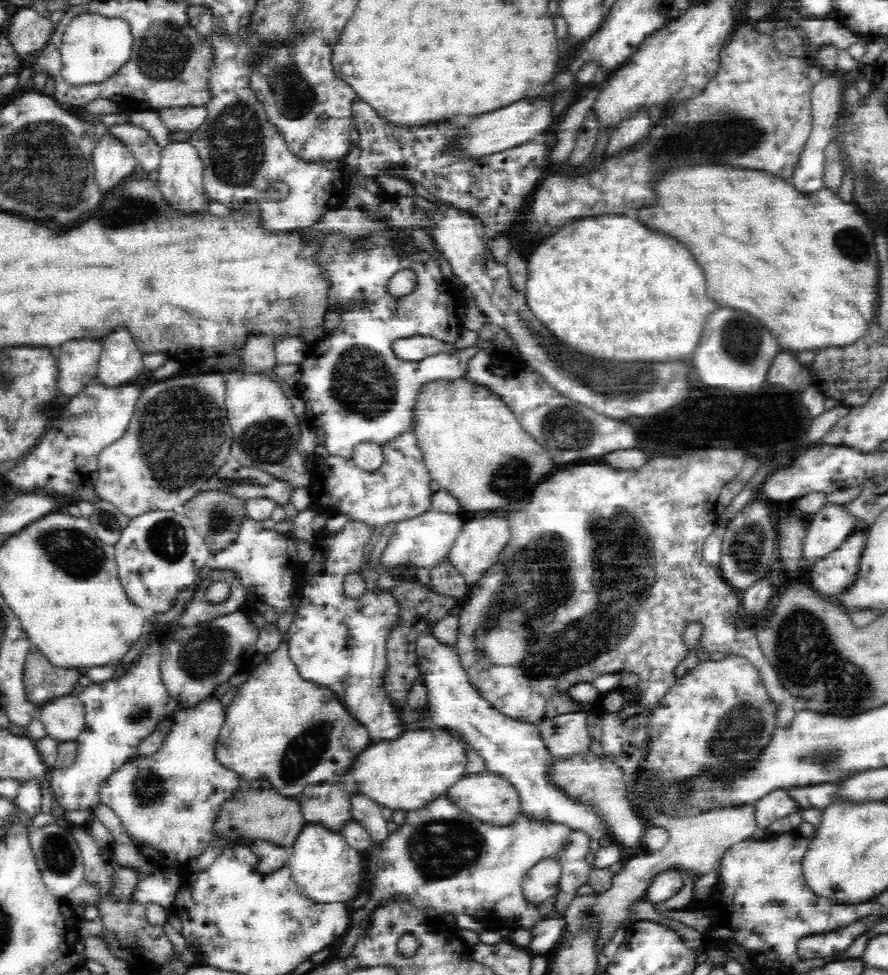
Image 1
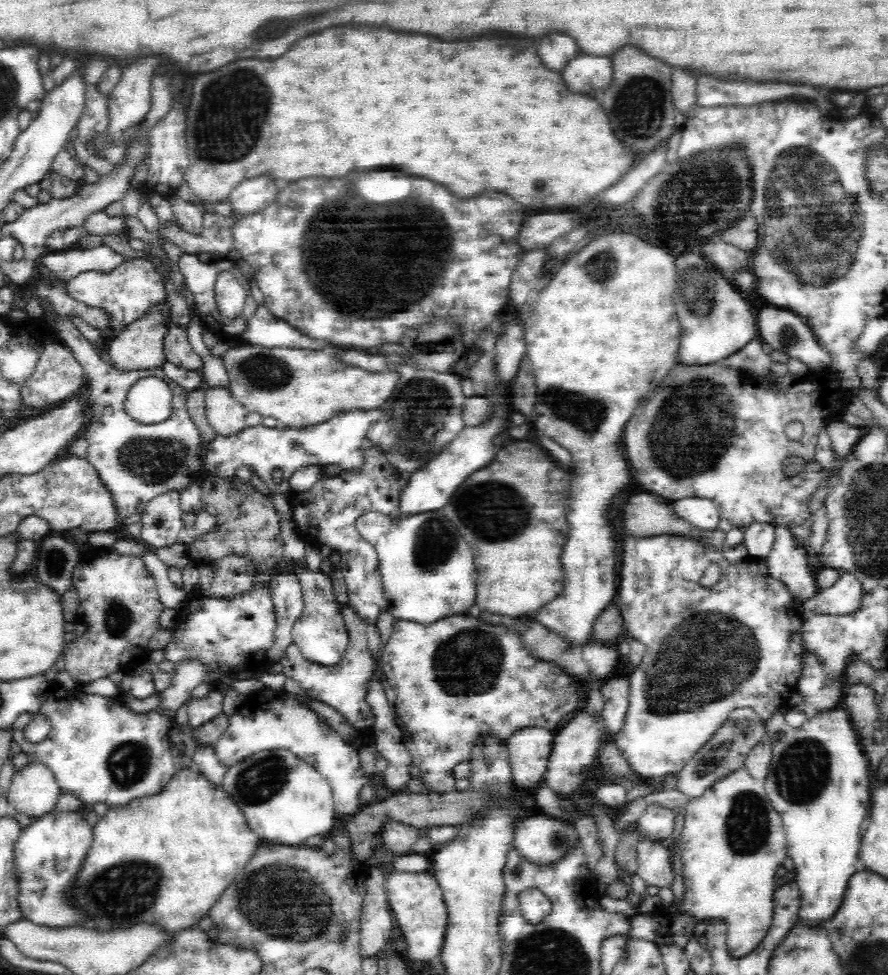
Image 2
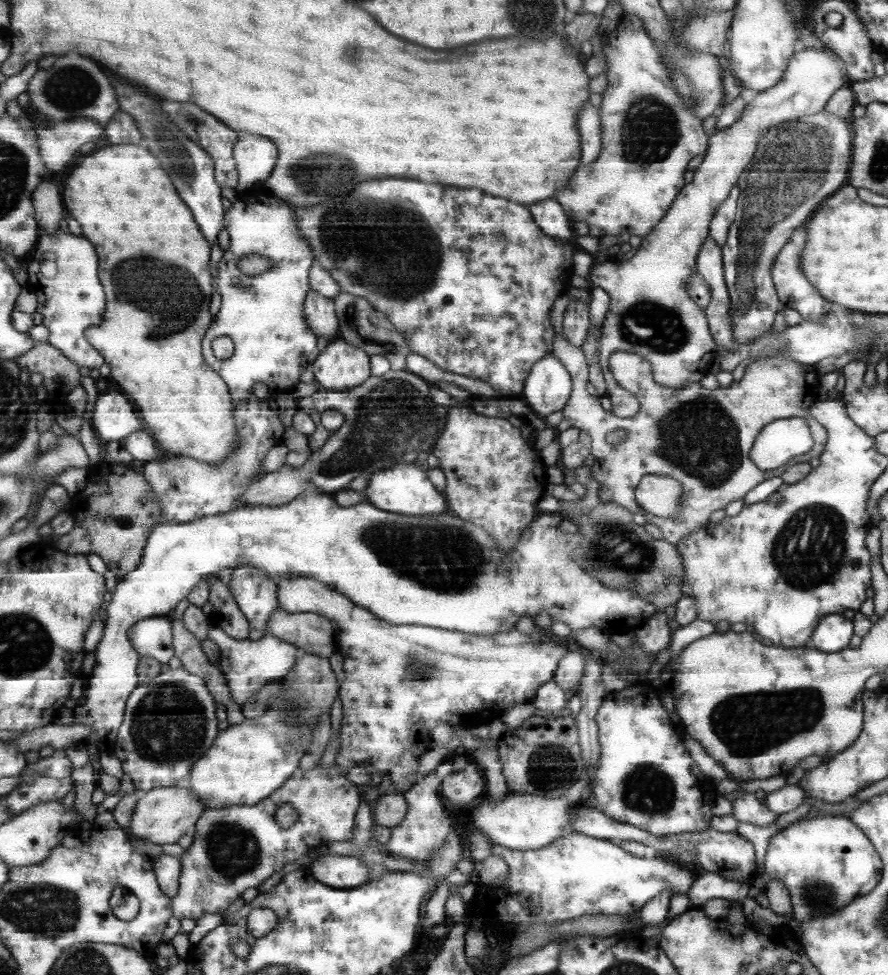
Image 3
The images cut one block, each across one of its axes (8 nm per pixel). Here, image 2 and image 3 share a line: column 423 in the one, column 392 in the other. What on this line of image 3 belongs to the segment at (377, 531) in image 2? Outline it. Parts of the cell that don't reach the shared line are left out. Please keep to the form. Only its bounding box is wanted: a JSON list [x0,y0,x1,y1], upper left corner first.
[75,486,656,778]

